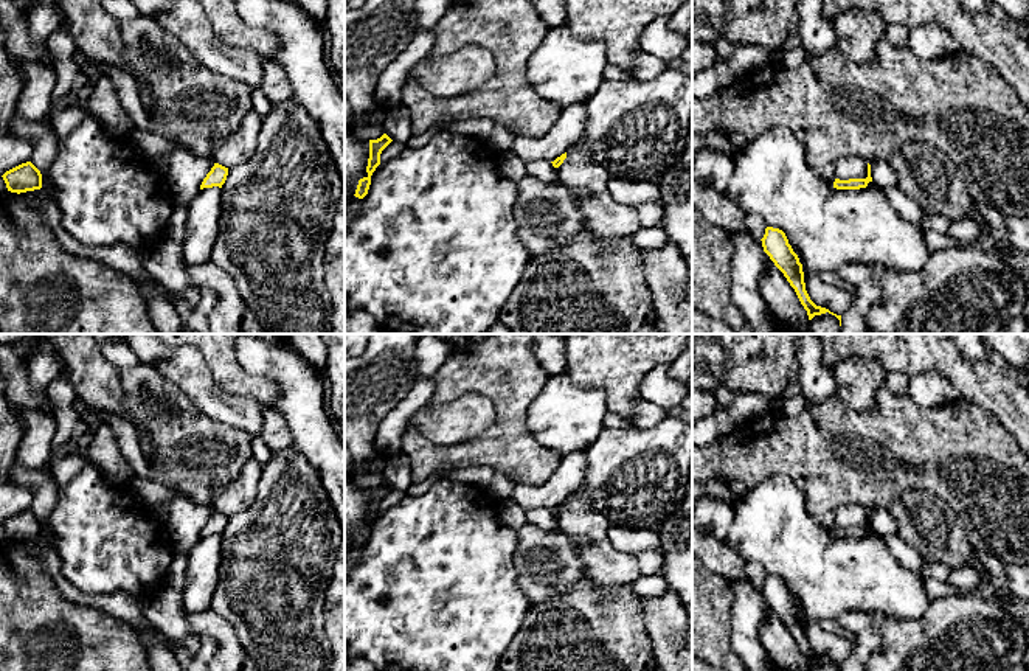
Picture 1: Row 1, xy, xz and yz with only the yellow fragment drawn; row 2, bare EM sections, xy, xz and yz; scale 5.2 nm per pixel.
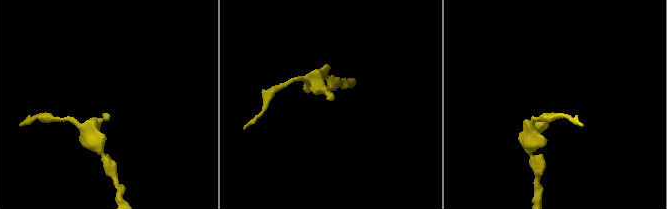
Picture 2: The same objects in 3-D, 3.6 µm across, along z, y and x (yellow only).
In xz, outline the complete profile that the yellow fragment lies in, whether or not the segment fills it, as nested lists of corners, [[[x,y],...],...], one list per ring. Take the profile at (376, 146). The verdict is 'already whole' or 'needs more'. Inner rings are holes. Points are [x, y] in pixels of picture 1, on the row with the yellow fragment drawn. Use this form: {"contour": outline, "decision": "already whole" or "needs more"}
{"contour": [[[383,134],[377,140],[369,140],[369,158],[366,172],[368,176],[359,180],[355,197],[363,199],[368,194],[369,185],[371,185],[371,176],[376,171],[376,168],[380,165],[380,154],[382,151],[391,143],[393,140]]], "decision": "already whole"}

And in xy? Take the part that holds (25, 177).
{"contour": [[[31,162],[6,171],[2,177],[11,193],[20,194],[42,188],[42,174]]], "decision": "already whole"}

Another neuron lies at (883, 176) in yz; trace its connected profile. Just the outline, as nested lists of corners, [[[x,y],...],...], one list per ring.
[[[871,160],[871,177],[877,188],[897,188],[897,174],[888,163],[888,160]]]

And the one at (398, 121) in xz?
[[[404,104],[385,109],[383,130],[393,141],[407,146],[413,137],[410,110]]]

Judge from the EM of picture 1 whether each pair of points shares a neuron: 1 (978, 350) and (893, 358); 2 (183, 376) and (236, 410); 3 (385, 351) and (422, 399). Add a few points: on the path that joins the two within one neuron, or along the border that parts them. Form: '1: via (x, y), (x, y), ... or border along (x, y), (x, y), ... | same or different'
1: border along (958, 350), (972, 359), (987, 361) | different
2: via (196, 384), (216, 404), (224, 407) | same
3: border along (419, 378), (388, 413) | different

